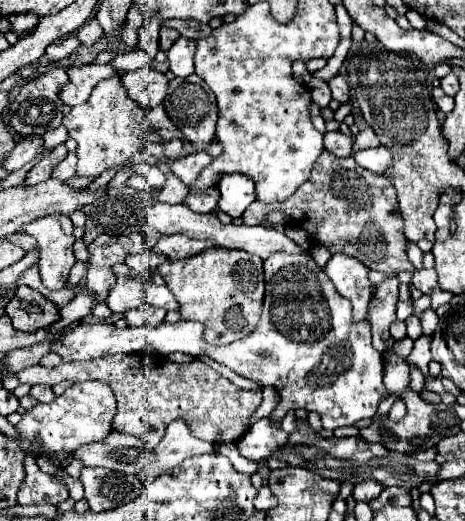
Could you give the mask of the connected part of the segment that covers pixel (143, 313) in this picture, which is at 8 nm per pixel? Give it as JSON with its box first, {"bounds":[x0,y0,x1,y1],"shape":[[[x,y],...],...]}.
{"bounds":[124,303,166,327],"shape":[[[144,303],[142,307],[134,307],[134,309],[124,313],[130,327],[140,327],[140,325],[156,327],[156,325],[160,325],[164,321],[164,315],[166,315],[166,311],[156,309],[152,305],[148,305],[148,303]]]}

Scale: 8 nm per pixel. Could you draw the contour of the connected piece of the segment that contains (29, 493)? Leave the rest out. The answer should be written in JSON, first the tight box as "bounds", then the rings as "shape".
{"bounds":[16,457,68,505],"shape":[[[26,457],[24,469],[26,477],[18,491],[16,499],[18,505],[38,505],[38,503],[58,505],[68,499],[68,487],[64,485],[64,481],[42,473],[34,457]]]}

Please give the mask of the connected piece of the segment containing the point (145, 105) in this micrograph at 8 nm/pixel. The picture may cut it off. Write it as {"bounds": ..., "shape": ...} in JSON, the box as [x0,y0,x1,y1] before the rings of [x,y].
{"bounds":[122,65,168,111],"shape":[[[146,65],[138,71],[130,71],[122,75],[122,83],[128,89],[128,97],[136,101],[144,111],[154,109],[166,97],[168,79],[164,73],[156,71],[152,65]]]}

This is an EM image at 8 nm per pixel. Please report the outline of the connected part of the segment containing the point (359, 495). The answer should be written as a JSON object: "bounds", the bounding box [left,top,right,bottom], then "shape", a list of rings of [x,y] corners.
{"bounds":[352,481,382,503],"shape":[[[362,481],[362,483],[358,483],[358,485],[354,487],[352,497],[354,497],[354,501],[366,501],[366,503],[370,503],[370,501],[376,499],[380,493],[382,493],[380,483],[376,483],[376,481]]]}

